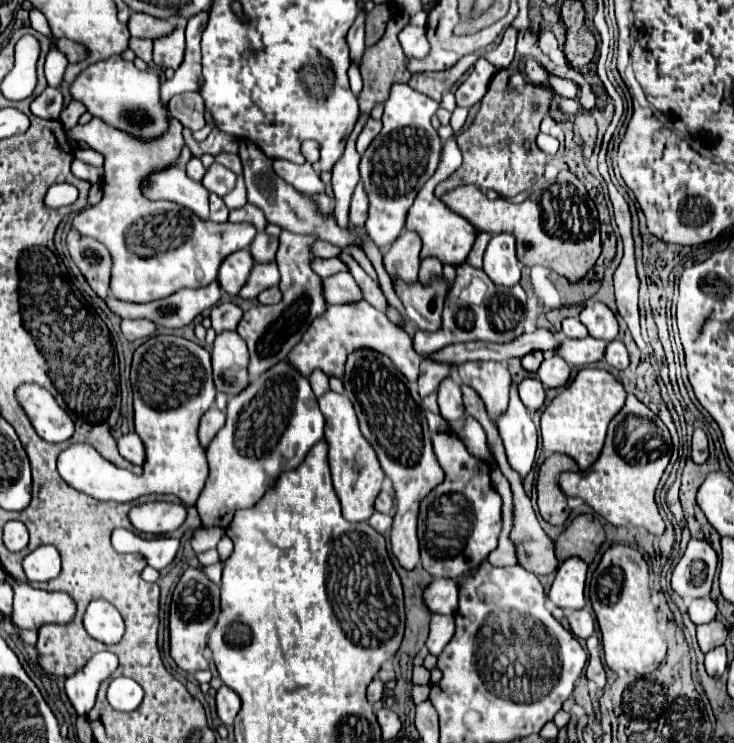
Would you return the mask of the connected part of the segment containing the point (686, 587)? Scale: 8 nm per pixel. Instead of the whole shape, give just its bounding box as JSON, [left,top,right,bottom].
[672,540,718,598]

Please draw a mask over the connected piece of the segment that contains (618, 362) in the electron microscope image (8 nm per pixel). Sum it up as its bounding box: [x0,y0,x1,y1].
[604,340,628,370]

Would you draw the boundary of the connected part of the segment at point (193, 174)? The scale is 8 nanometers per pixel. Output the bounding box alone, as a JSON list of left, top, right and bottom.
[186,158,206,182]

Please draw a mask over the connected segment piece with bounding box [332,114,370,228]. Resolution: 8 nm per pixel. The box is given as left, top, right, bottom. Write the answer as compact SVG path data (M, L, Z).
M360 114L352 134L348 137L346 152L344 152L342 160L332 168L334 216L340 222L340 226L344 226L344 228L348 228L348 206L350 206L352 192L354 192L356 184L360 182L360 172L358 172L360 154L356 152L356 136L359 136L369 117L367 114Z

